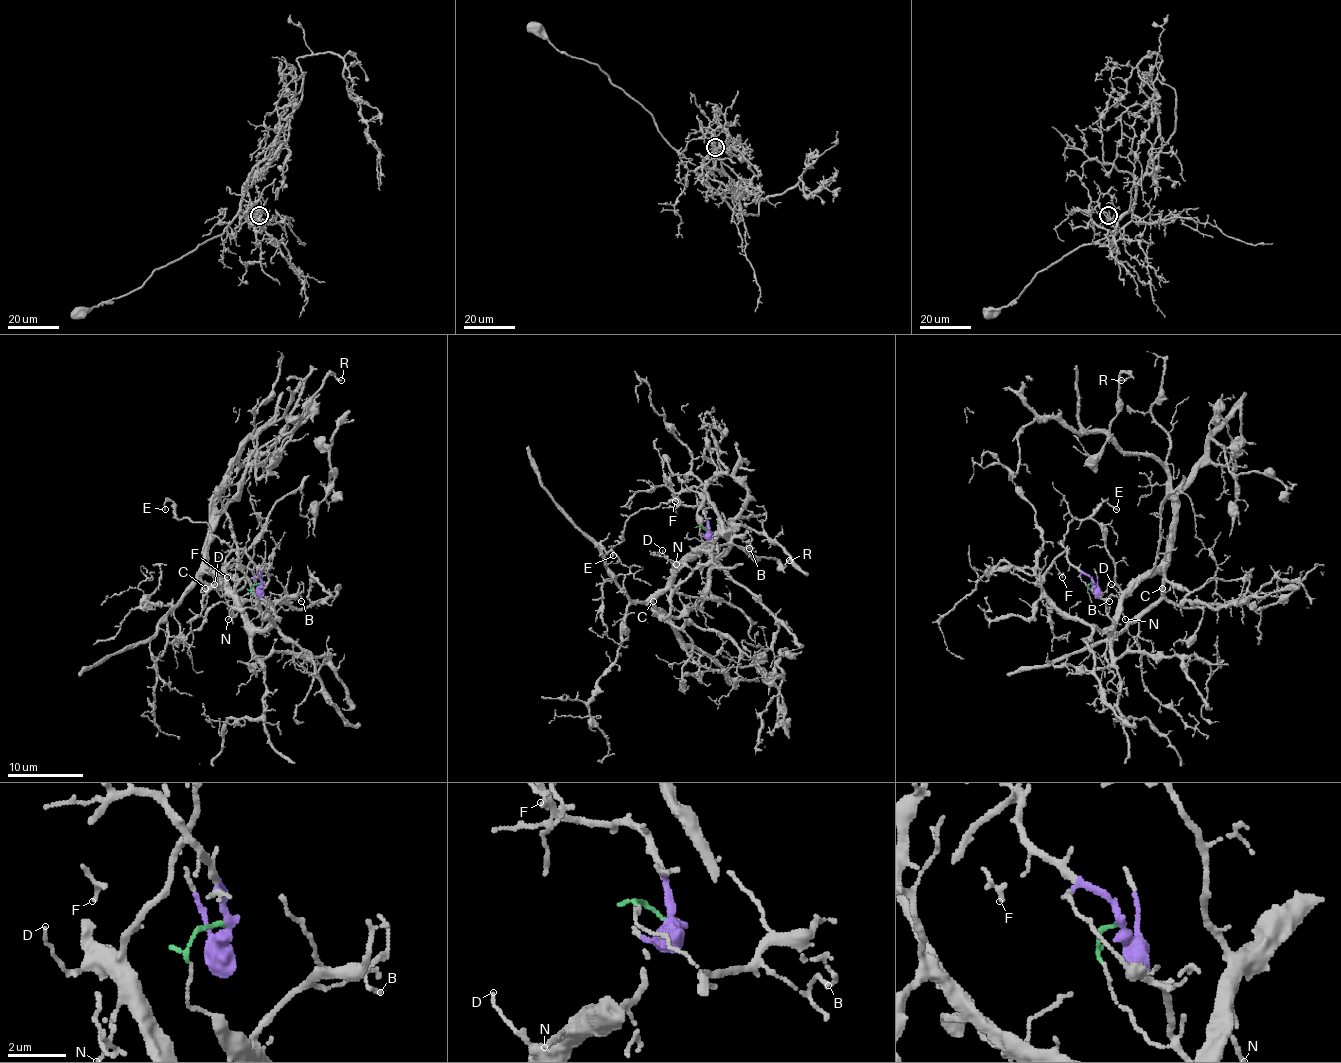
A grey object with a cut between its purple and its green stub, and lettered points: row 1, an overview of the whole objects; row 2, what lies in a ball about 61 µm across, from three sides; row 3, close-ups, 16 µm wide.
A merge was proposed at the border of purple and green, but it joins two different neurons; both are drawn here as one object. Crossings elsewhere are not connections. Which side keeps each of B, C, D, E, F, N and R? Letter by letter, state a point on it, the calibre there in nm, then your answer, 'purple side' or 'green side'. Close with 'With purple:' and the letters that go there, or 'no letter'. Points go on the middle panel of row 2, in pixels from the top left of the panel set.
B: at (749, 548); 120 nm thick; green side
C: at (653, 601); 130 nm thick; green side
D: at (662, 550); 90 nm thick; green side
E: at (613, 555); 150 nm thick; purple side
F: at (675, 501); 160 nm thick; purple side
N: at (676, 564); 120 nm thick; green side
R: at (789, 560); 140 nm thick; green side
With purple: E, F

